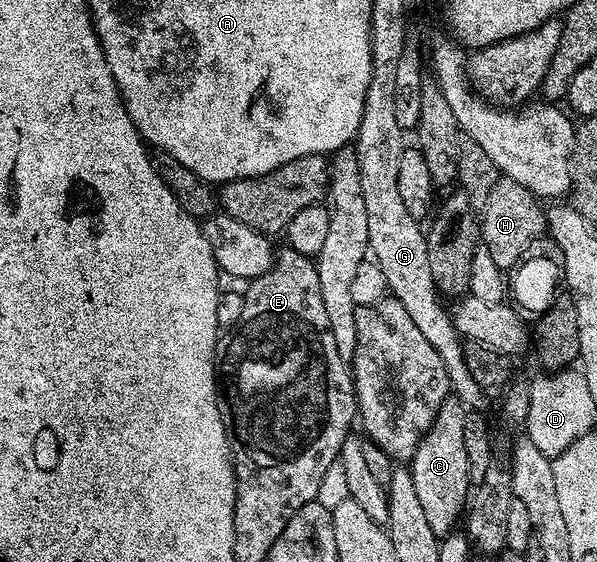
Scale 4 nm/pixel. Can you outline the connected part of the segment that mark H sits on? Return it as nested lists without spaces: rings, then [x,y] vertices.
[[[501,177],[498,178],[495,189],[491,189],[487,205],[479,212],[479,239],[503,273],[513,270],[527,245],[546,234],[546,208],[540,205],[542,206],[538,196],[519,185],[519,181]]]

